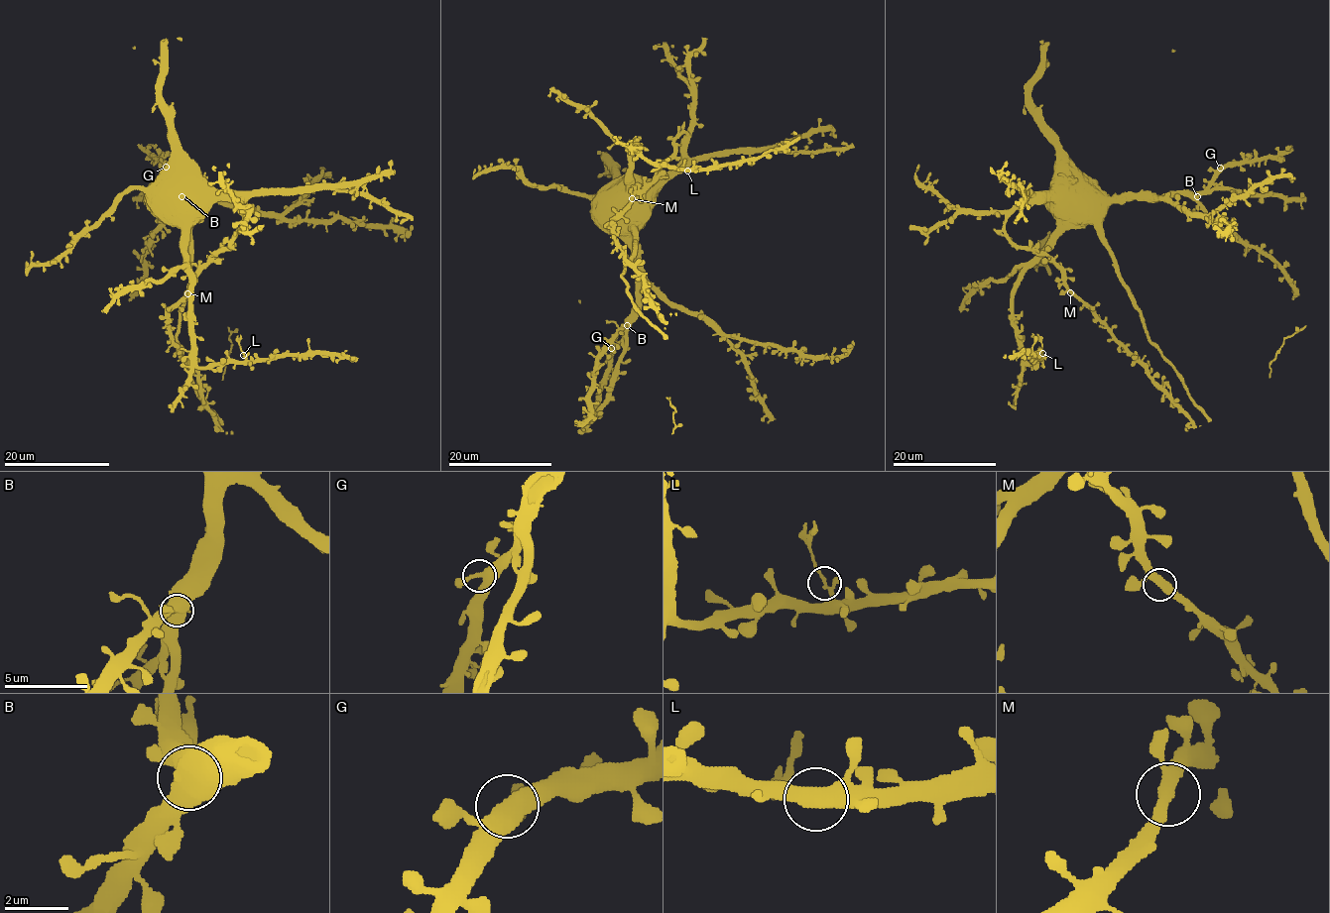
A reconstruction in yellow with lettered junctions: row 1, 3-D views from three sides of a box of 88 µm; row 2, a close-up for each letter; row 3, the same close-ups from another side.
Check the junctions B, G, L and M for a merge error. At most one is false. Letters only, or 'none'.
L

